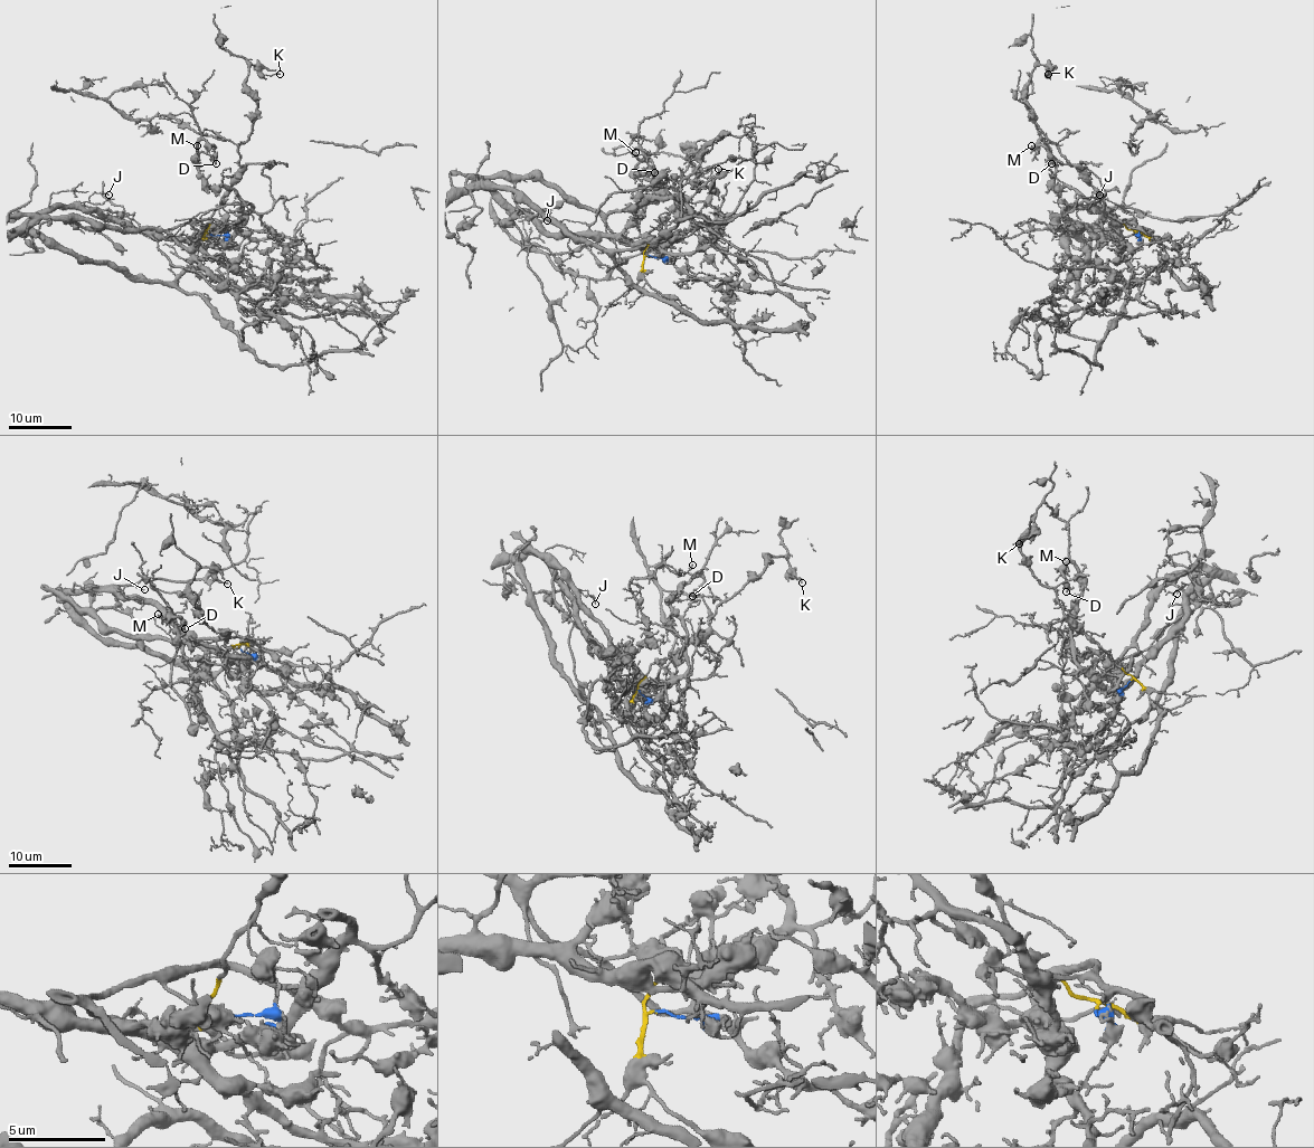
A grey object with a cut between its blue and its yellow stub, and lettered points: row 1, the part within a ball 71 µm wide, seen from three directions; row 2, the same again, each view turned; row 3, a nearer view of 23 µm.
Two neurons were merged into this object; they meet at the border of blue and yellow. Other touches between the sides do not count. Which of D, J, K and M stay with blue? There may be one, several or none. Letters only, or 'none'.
D, J, M

